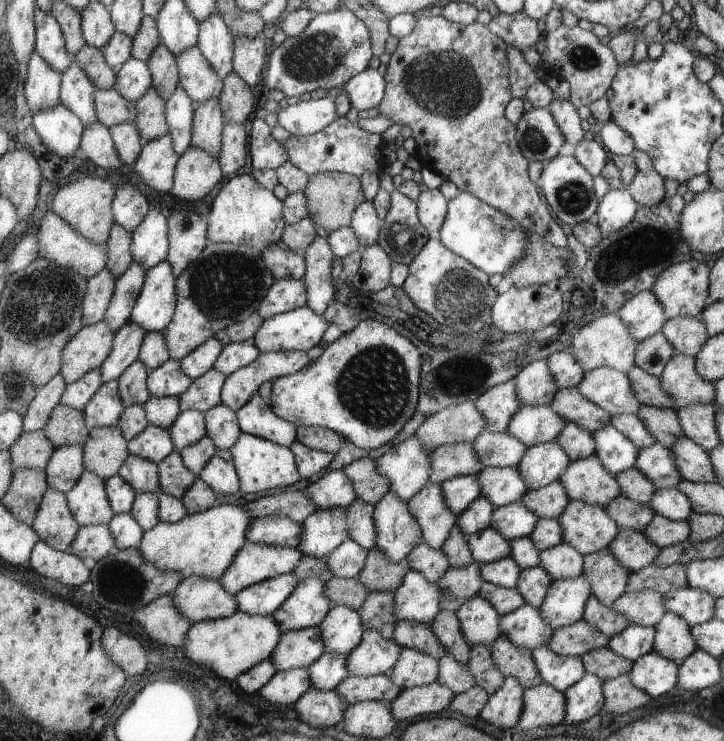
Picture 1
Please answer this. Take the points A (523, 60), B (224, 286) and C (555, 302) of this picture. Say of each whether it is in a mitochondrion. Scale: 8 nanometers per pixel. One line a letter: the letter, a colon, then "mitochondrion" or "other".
A: other
B: mitochondrion
C: other

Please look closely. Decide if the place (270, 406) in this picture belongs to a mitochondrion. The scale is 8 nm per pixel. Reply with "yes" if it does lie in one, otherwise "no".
no

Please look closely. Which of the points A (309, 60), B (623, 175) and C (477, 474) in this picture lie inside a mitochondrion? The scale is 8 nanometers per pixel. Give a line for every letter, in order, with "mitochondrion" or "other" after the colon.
A: mitochondrion
B: other
C: other

